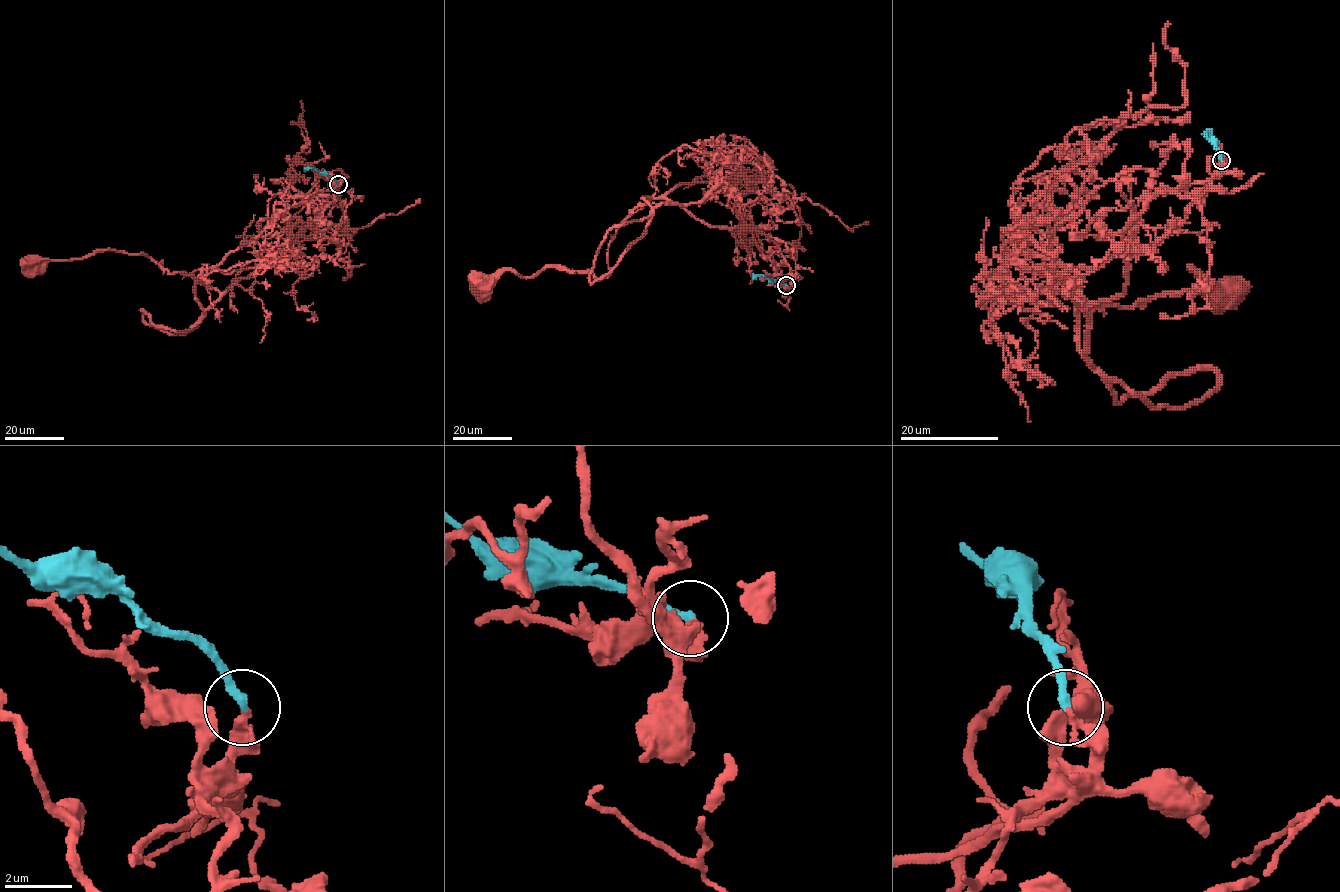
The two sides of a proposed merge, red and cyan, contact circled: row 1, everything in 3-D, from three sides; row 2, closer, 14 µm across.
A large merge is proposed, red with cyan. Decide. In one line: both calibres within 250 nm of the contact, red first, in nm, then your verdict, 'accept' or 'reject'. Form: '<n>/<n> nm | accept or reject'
240/280 nm | accept

